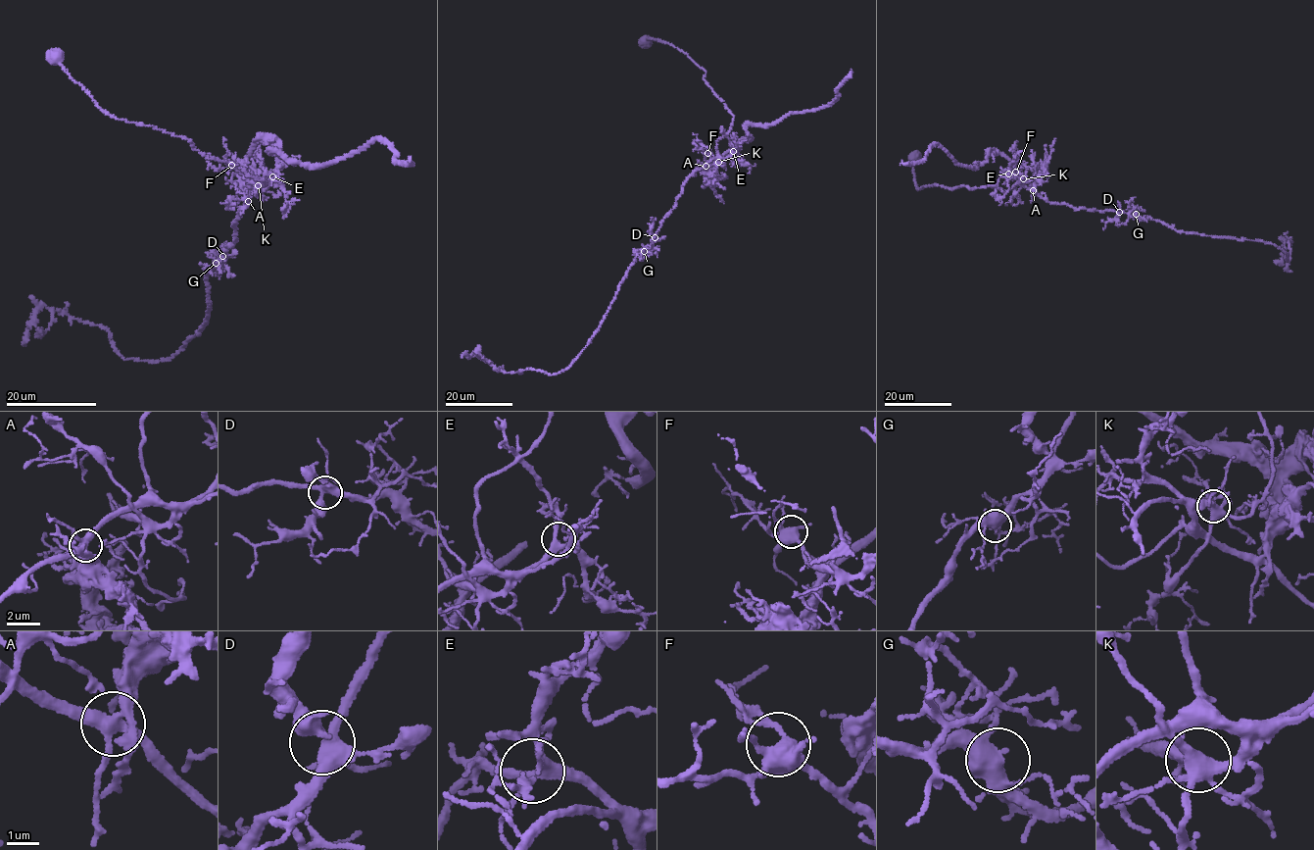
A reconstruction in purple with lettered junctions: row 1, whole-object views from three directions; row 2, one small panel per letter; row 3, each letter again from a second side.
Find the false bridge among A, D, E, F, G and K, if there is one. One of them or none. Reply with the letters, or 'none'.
A

